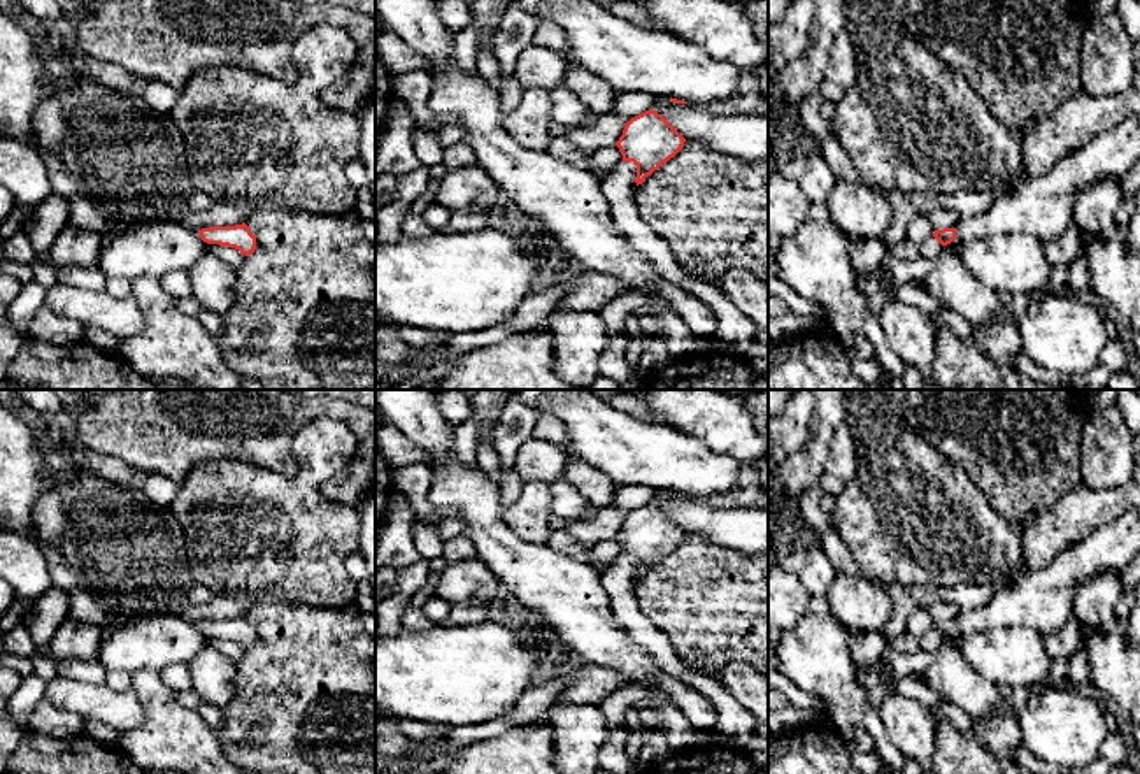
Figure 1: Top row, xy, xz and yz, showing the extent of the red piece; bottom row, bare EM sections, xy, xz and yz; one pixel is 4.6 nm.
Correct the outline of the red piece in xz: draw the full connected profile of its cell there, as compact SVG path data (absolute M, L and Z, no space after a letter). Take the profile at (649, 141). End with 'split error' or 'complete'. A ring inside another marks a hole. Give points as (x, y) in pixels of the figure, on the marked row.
M656 111L631 118L617 140L623 161L637 165L637 186L654 170L673 158L686 139Z; complete

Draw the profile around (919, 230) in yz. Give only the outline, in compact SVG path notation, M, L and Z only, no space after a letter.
M917 214L908 226L907 239L921 244L933 237L935 230L926 214Z

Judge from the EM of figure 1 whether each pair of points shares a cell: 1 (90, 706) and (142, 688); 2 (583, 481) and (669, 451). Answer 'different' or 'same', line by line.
1: different
2: different

